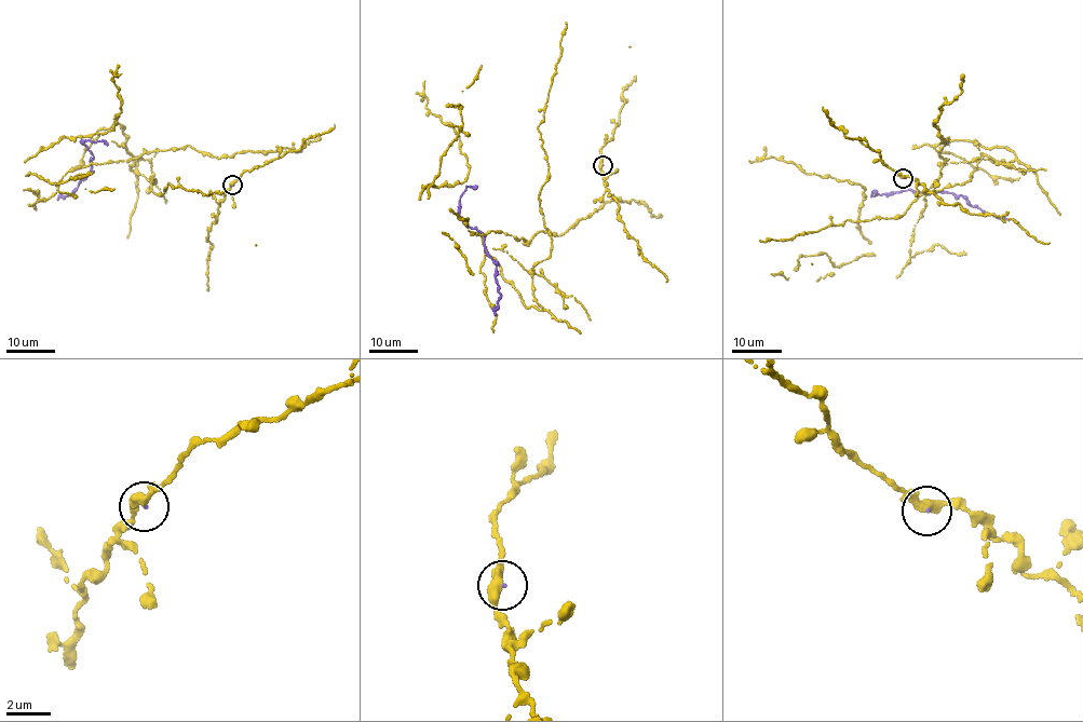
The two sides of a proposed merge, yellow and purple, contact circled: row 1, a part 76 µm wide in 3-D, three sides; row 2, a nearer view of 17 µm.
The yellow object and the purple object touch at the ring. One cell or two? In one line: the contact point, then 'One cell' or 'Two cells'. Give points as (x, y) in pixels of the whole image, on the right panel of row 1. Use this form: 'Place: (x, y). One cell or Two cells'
Place: (903, 178). One cell

